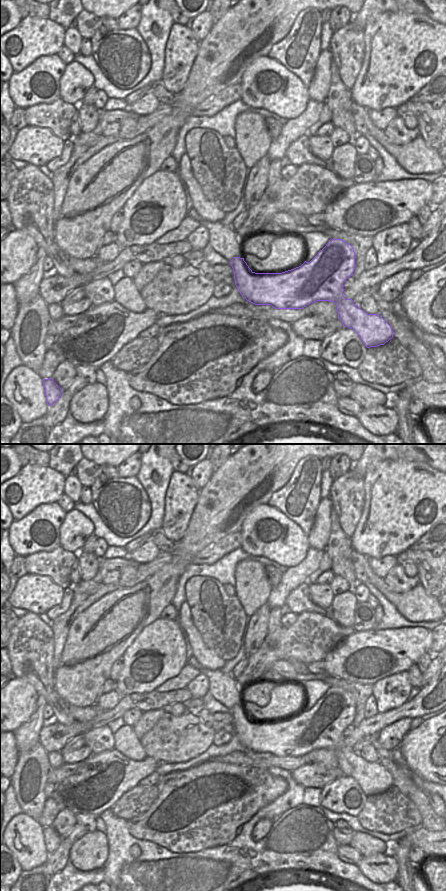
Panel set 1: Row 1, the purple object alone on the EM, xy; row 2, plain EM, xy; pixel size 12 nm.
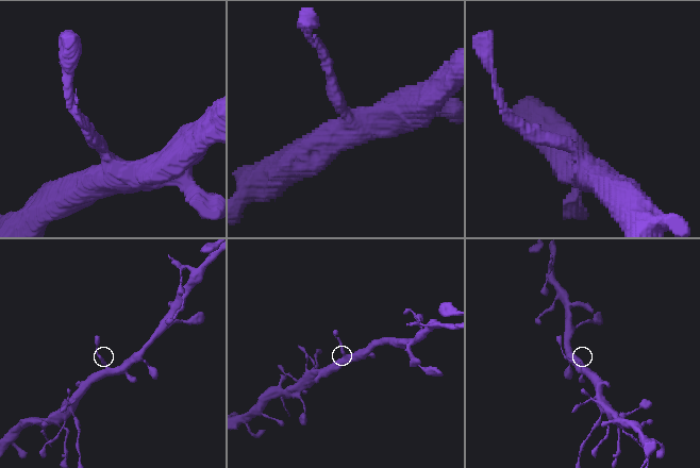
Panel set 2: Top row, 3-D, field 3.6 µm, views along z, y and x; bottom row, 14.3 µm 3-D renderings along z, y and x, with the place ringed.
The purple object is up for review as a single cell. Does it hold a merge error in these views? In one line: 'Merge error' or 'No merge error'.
No merge error

